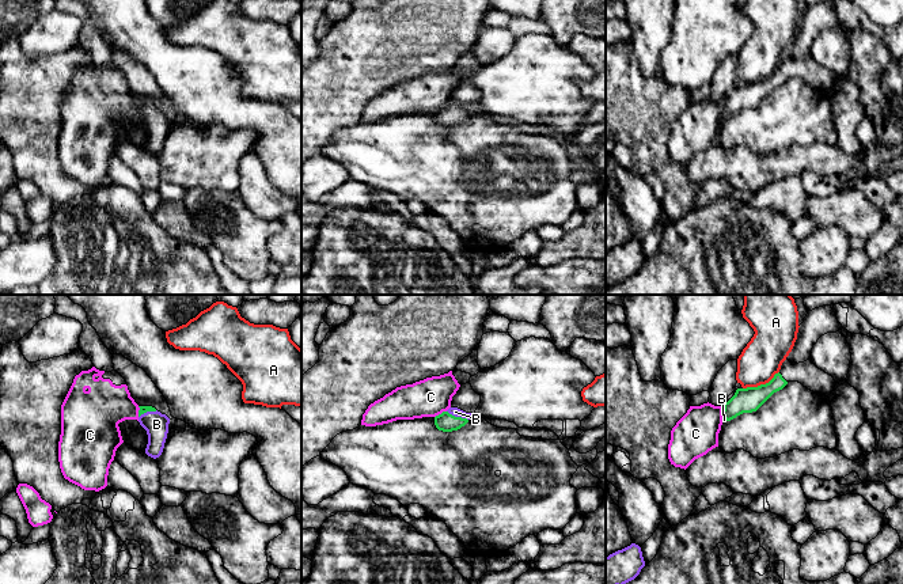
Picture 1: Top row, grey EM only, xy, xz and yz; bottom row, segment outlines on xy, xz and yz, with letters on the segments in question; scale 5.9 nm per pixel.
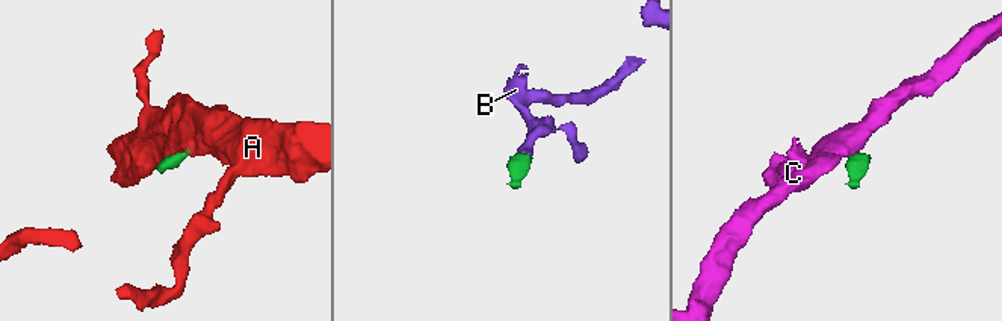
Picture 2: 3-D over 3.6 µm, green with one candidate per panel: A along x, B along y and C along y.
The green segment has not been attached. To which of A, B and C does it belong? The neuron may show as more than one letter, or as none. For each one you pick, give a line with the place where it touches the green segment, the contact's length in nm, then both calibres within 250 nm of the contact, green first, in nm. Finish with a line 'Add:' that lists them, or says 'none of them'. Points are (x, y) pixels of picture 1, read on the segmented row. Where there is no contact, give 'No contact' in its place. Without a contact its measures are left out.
B: Touches green at xz (458, 417). Shared border 140 nm. Thickness 110 nm (green) against 50 nm
Add: B

